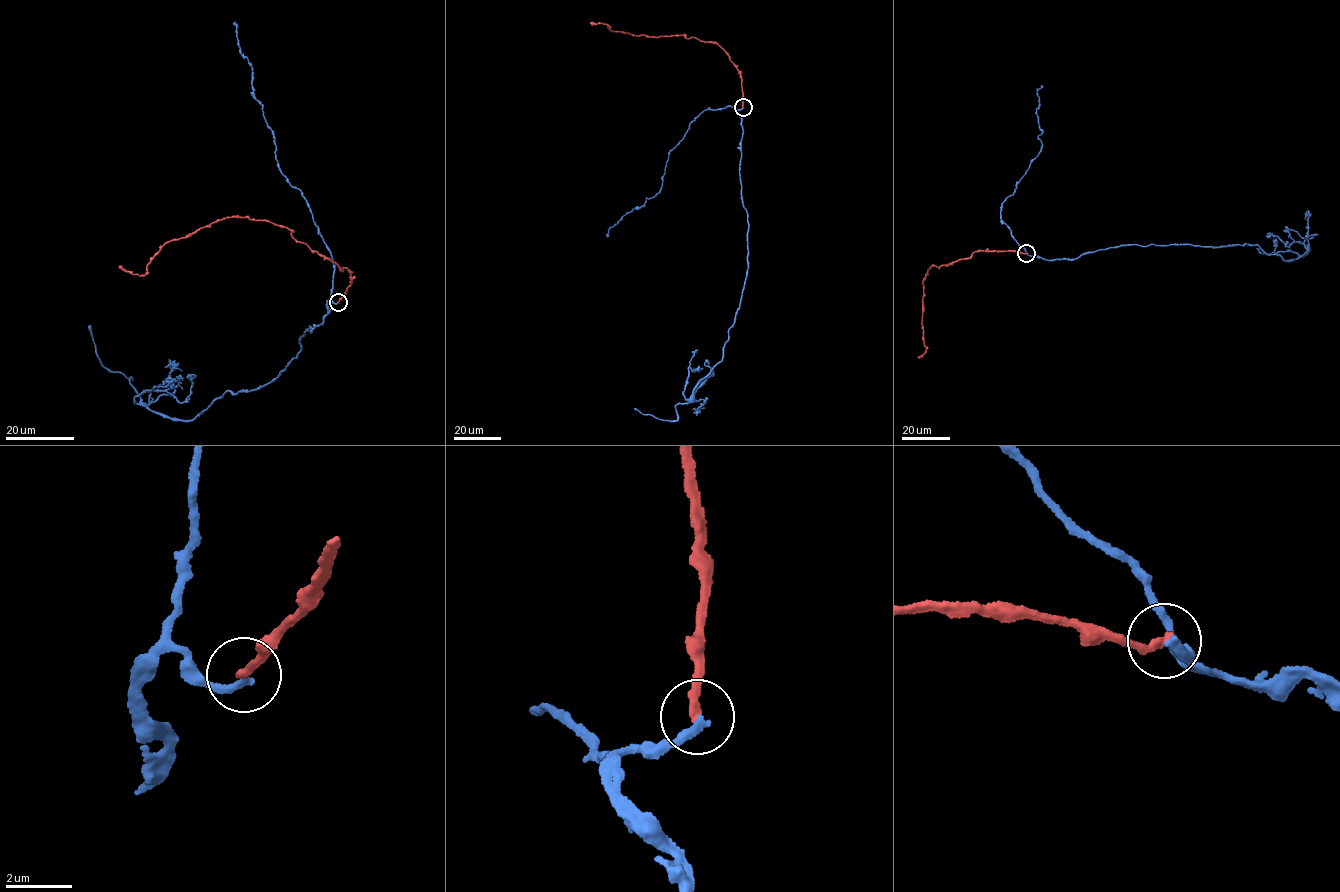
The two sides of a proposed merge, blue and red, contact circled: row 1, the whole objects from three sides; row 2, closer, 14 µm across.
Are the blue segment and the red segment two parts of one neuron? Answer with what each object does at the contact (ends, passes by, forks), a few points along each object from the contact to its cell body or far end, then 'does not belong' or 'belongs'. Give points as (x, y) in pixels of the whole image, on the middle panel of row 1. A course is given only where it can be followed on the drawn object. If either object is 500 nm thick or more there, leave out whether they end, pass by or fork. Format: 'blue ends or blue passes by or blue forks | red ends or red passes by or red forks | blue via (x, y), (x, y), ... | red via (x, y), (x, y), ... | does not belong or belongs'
blue ends | red ends | blue via (743, 107), (737, 110), (748, 265), (722, 360), (699, 382), (687, 403), (675, 406), (675, 420), (634, 409) | red via (742, 107), (740, 72), (716, 43), (681, 35), (633, 35), (611, 30), (606, 24), (590, 23) | does not belong

